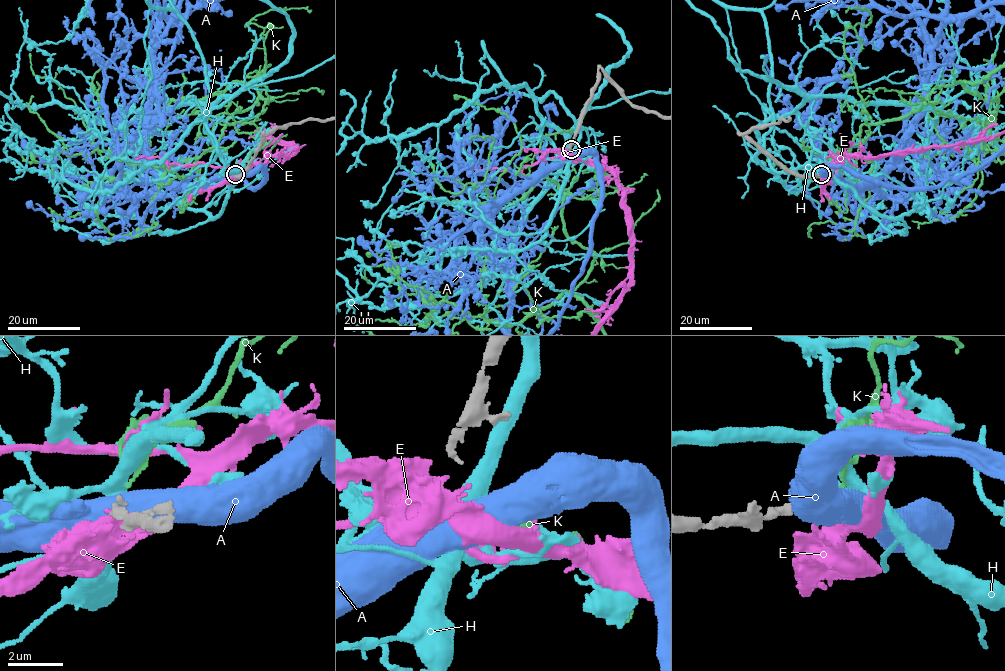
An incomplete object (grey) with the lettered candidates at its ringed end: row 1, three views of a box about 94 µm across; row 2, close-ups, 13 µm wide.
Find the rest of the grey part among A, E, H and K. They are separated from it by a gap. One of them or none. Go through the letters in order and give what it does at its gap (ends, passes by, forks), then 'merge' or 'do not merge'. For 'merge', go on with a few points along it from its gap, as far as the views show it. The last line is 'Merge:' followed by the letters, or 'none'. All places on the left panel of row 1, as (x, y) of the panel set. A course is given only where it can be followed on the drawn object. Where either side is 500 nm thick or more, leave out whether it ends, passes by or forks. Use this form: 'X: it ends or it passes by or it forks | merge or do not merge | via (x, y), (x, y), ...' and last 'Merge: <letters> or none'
A: merge
E: it ends | do not merge
H: it passes by | do not merge
K: it ends | do not merge
Merge: A

